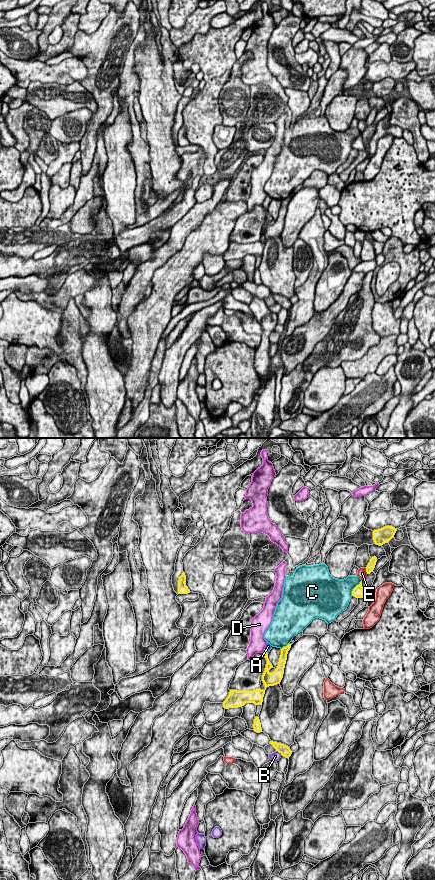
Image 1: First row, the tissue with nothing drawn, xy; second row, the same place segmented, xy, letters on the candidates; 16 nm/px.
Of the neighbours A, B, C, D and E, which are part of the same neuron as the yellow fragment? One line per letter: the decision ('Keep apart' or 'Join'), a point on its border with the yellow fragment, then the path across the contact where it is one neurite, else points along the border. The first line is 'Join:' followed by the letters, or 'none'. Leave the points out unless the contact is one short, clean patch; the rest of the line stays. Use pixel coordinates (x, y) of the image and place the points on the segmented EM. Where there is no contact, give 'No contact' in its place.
Join: A
A: Join. Touches yellow at xy (265, 651). Path across: xy (268, 666), (265, 651), (268, 646)
B: Keep apart. Touches yellow at xy (279, 752)
C: Keep apart. Touches yellow at xy (354, 588)
D: Keep apart. No contact
E: Keep apart. Touches yellow at xy (366, 571)

